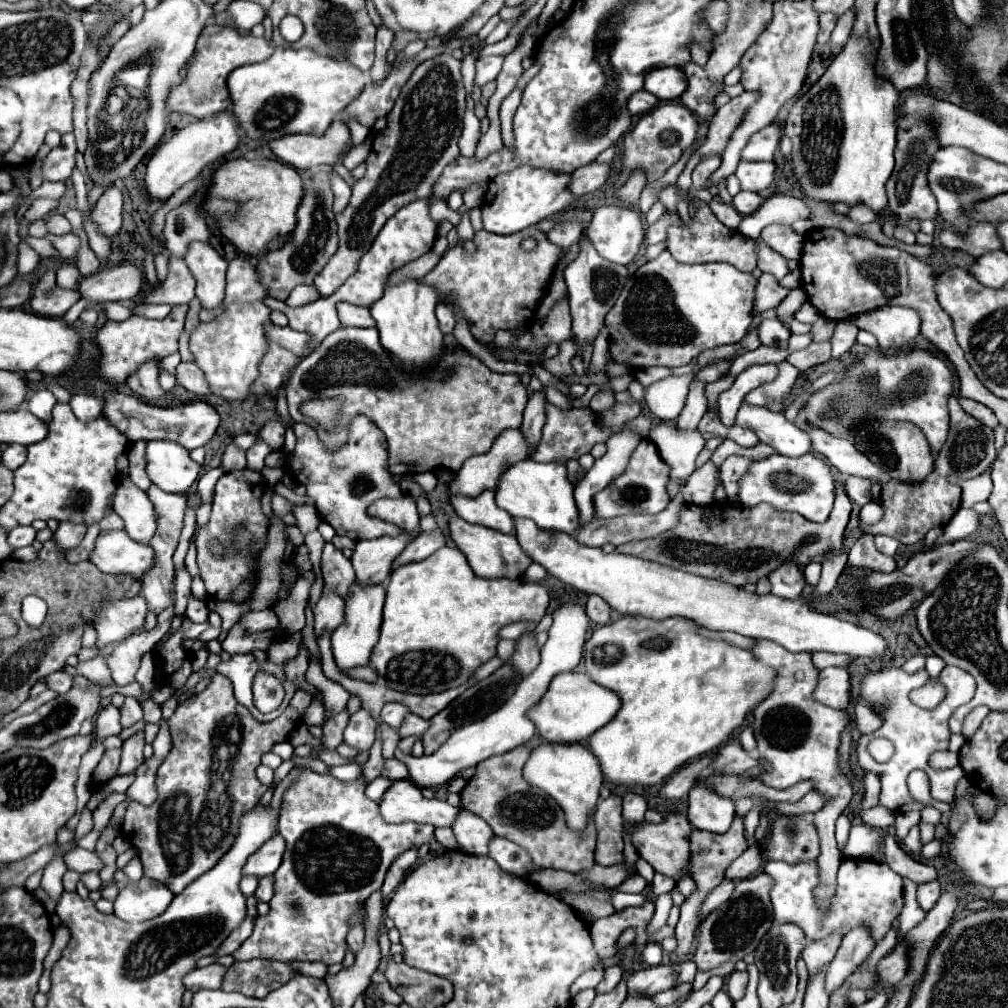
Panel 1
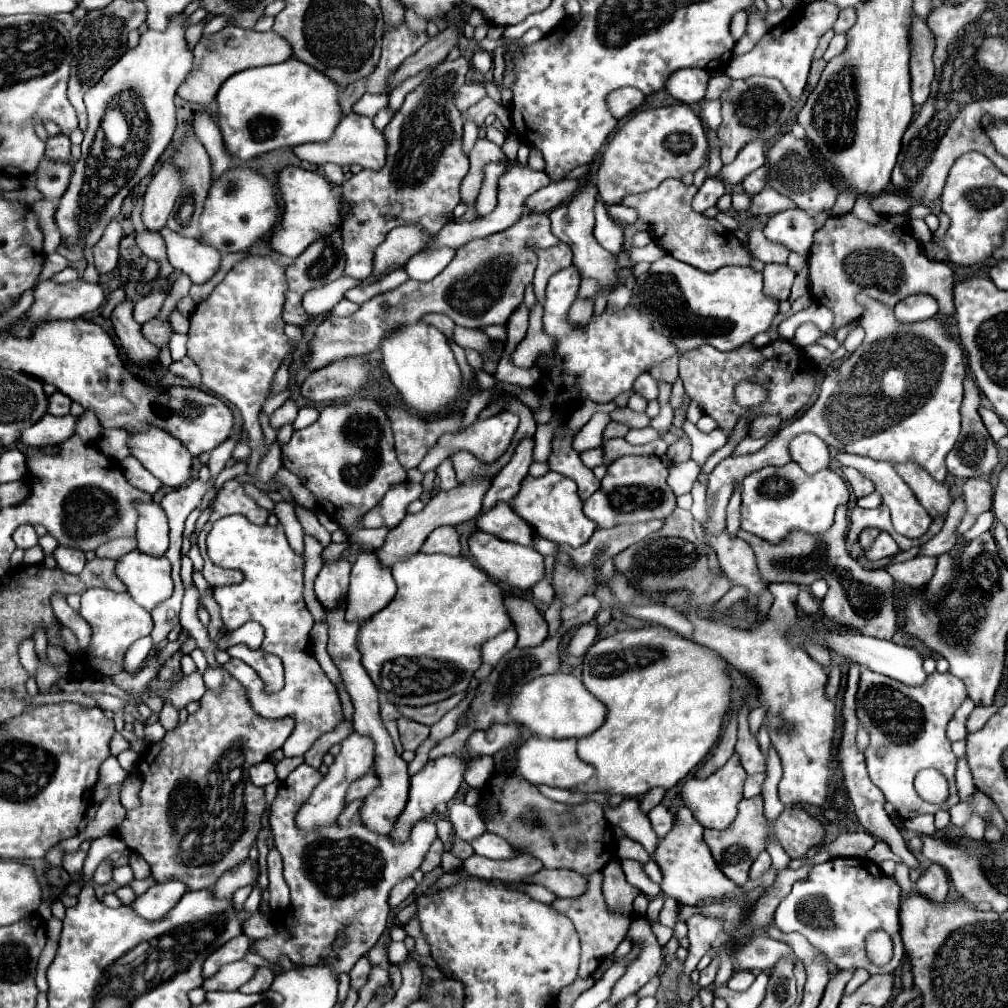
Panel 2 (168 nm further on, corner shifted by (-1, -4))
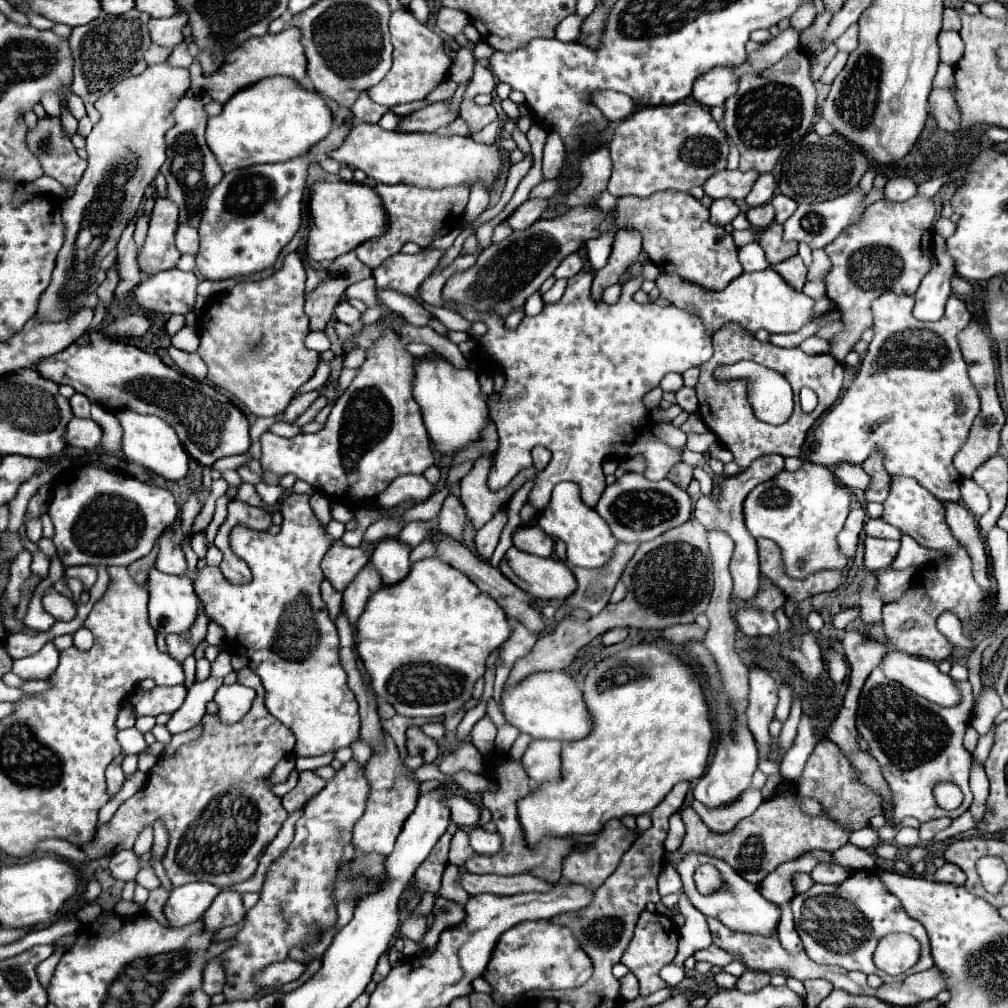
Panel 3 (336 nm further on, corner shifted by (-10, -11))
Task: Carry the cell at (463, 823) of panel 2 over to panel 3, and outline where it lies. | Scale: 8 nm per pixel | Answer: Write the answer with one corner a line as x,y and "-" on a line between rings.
452,796
448,800
448,806
450,806
450,814
452,814
452,822
456,826
468,826
468,828
474,828
480,824
480,810
476,804
472,804
470,800
466,798
460,798
460,796

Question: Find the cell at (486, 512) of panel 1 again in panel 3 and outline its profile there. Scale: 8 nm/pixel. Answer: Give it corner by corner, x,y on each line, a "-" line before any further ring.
518,526
512,534
514,546
522,552
548,558
554,550
554,540
540,526

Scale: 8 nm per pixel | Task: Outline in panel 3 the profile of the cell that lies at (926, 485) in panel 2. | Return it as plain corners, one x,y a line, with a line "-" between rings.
944,502
946,508
946,524
952,530
952,536
964,546
964,550
968,552
968,556
972,558
972,574
974,580
984,588
990,590
992,588
992,580
988,576
988,558
984,552
984,542
982,536
978,532
978,522
972,516
972,512
958,504
958,502

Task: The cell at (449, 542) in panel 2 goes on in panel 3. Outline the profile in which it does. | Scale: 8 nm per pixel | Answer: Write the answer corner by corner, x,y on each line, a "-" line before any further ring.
448,494
442,510
440,510
440,522
438,522
438,530
448,536
454,538
456,542
462,542
462,532
464,532
464,520
466,520
466,510
460,502
460,498
456,494

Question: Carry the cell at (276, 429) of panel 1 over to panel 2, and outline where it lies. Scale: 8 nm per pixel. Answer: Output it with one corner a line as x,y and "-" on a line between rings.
285,401
277,411
273,411
273,415
271,415
271,427
273,429
279,429
279,427
283,427
285,423
291,423
291,421
295,421
295,417
297,417
297,405
295,405
295,401

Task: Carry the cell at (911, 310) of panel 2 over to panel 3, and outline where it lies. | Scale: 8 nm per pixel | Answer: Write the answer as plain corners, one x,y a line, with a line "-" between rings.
936,236
934,244
934,256
932,256
932,270
924,276
918,292
916,292
916,304
914,304
914,318
936,322
944,316
944,306
950,296
950,276
952,260
948,254
944,254
944,238

